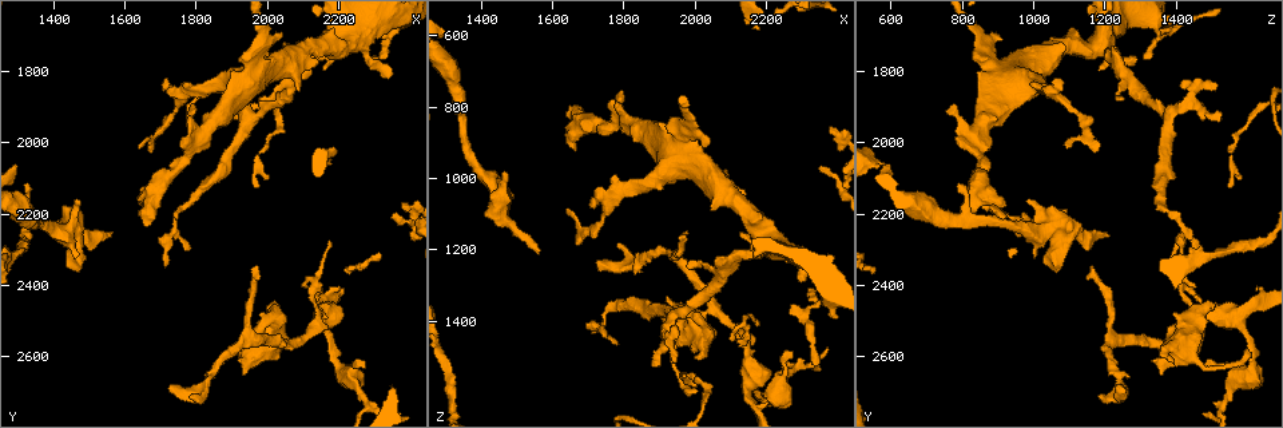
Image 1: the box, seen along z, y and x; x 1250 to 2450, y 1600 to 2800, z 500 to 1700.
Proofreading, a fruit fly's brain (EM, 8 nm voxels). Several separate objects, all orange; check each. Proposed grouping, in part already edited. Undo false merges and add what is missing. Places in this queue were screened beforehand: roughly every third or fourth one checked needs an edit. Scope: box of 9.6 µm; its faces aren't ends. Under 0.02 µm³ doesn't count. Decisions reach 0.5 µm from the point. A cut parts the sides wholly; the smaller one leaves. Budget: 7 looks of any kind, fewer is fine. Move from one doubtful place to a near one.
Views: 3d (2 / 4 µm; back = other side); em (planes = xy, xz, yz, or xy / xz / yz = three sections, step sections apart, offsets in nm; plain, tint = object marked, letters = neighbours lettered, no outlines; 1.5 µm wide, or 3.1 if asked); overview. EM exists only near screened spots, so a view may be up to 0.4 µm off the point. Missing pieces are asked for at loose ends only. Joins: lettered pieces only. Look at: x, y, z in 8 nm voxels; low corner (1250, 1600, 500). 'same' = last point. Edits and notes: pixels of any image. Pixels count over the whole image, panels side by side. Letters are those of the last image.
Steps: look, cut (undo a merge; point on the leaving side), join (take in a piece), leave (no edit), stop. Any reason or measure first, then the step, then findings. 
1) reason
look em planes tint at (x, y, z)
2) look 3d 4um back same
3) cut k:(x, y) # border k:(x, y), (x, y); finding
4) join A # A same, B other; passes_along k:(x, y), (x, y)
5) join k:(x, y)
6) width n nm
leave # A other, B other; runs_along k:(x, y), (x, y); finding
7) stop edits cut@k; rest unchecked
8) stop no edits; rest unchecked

look 3d 2um back at (2290, 1760, 1290)

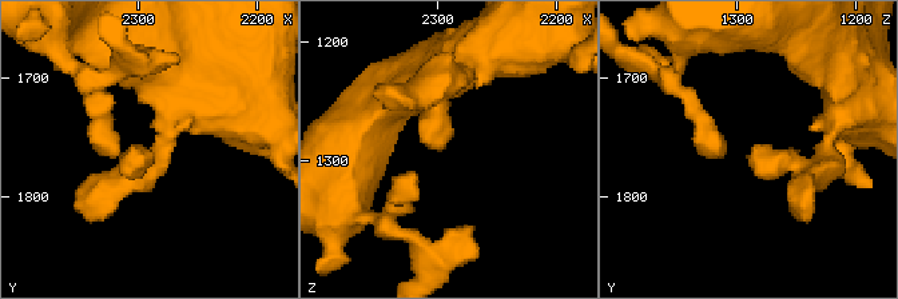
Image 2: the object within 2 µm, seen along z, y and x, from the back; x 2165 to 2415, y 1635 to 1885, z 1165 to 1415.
look em planes plain at (2290, 1764, 1290)

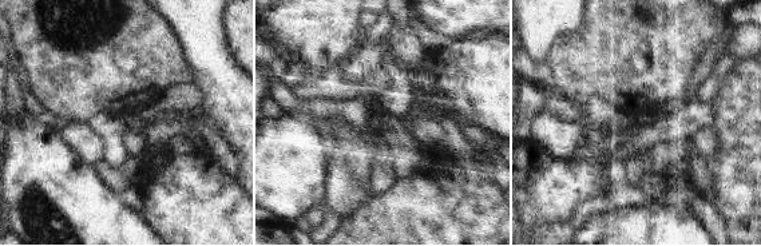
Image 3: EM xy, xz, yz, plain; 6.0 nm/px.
what lies round it
look em planes letters same

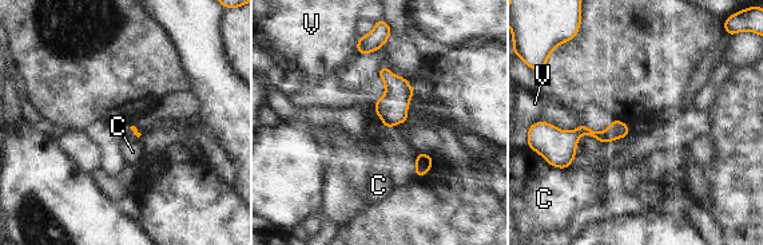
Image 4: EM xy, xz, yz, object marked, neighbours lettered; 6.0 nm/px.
leave # C other, V other; border 4:(552, 165), (567, 169); none of them fits

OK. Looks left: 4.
branch stops here
look 3d 2um at (1950, 1840, 1510)

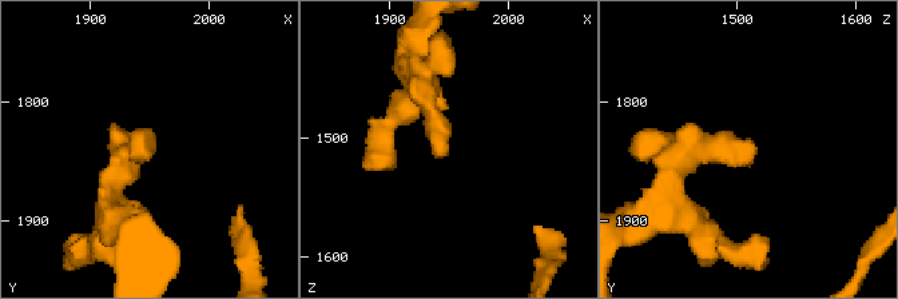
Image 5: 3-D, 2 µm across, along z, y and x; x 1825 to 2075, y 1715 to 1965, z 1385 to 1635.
look em planes letters at (1944, 1838, 1516)

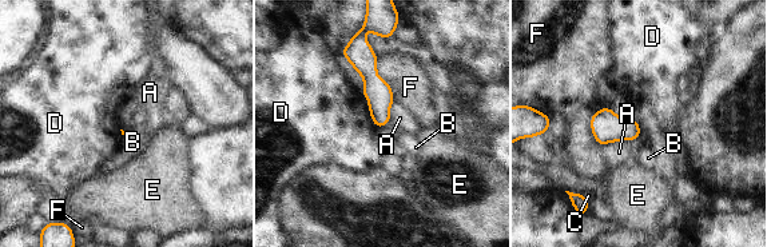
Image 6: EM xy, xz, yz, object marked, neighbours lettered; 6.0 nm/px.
leave # A other, B other, C other, D other, E other, F other; none of them fits

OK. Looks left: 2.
tapers out
look 3d 4um at (1790, 2290, 1470)

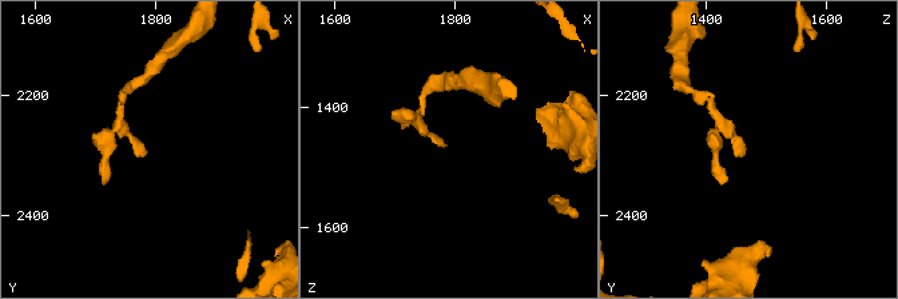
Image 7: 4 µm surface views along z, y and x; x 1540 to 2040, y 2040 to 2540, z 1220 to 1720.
look em planes letters at (1785, 2295, 1460)

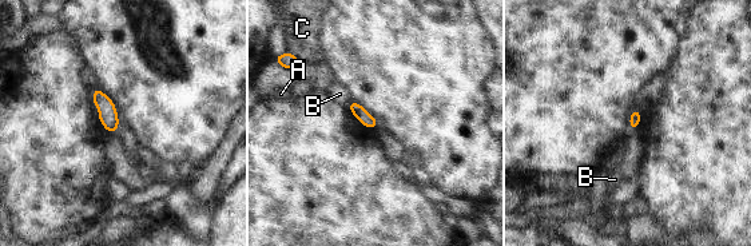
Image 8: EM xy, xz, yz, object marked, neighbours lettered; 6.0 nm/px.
leave # A other, B other, C other; border 8:(352, 100), (348, 104); no lettered piece goes on from it

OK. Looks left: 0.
stop no edits; rest unchecked

